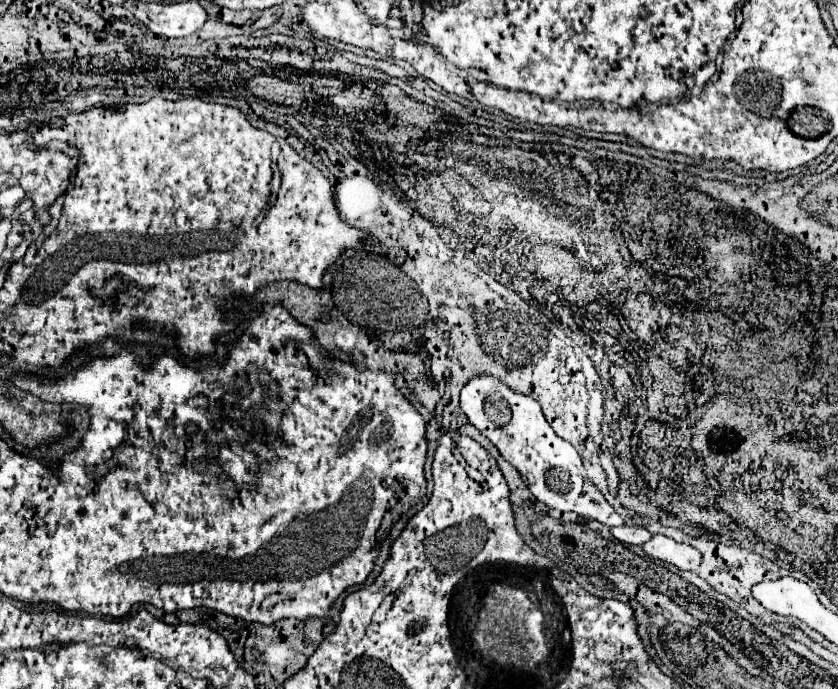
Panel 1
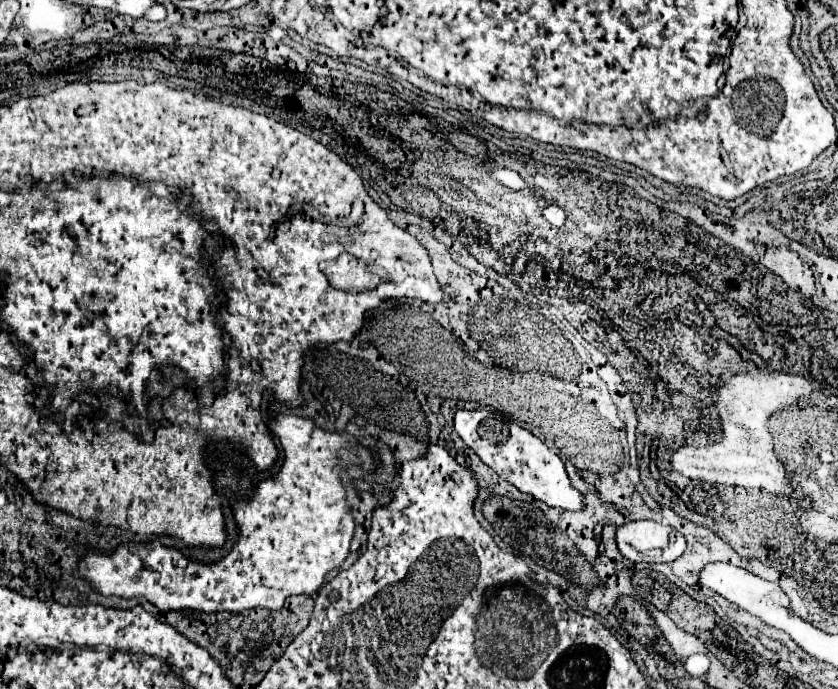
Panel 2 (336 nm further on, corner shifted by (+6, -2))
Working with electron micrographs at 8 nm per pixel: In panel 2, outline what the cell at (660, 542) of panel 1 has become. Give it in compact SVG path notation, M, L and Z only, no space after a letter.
M635 520L617 528L617 548L631 562L673 562L685 552L685 538L655 520Z

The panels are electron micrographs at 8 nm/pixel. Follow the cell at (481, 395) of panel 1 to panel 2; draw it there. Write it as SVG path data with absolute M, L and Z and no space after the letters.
M459 410L455 414L455 430L461 440L503 480L521 492L543 500L547 506L565 510L581 510L581 494L571 486L563 460L551 452L535 434L521 428L505 414L495 410Z

